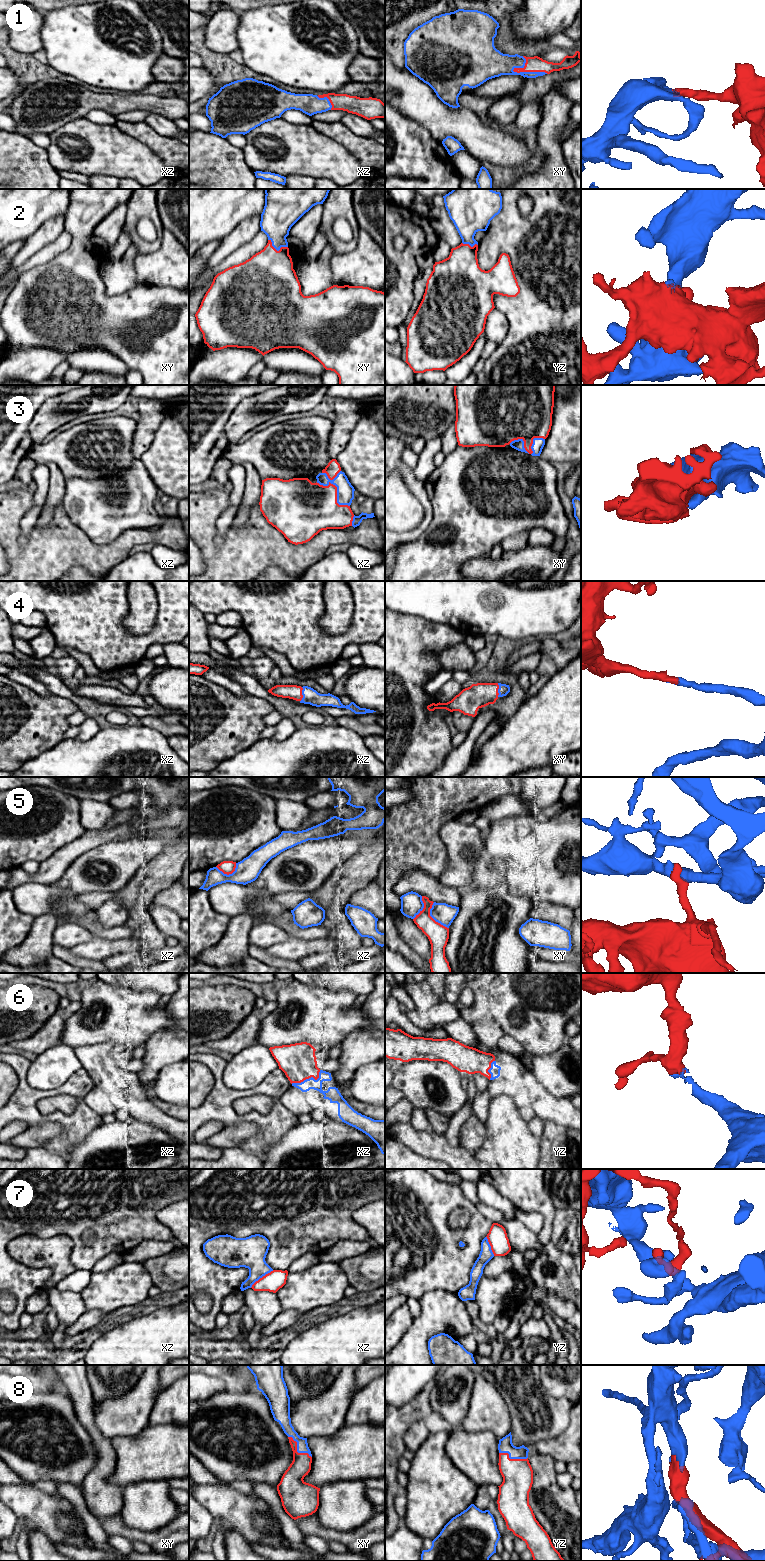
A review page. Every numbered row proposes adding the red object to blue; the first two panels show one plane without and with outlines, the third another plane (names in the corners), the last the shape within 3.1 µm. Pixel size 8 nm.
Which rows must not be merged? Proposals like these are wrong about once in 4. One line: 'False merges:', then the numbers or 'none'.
False merges: 5, 7

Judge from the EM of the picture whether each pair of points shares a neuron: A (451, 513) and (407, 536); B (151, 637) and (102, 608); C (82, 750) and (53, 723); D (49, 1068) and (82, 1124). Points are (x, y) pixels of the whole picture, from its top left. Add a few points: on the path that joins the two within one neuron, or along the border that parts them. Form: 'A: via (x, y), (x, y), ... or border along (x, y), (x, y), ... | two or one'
A: border along (429, 501), (431, 505), (431, 521), (412, 541) | two
B: via (137, 640), (126, 640), (108, 622) | one
C: border along (62, 739), (42, 752) | two
D: border along (77, 1071), (59, 1086), (47, 1090), (36, 1089) | two

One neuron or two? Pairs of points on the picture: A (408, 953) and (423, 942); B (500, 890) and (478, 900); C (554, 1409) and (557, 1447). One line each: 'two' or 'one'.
A: two
B: one
C: two

